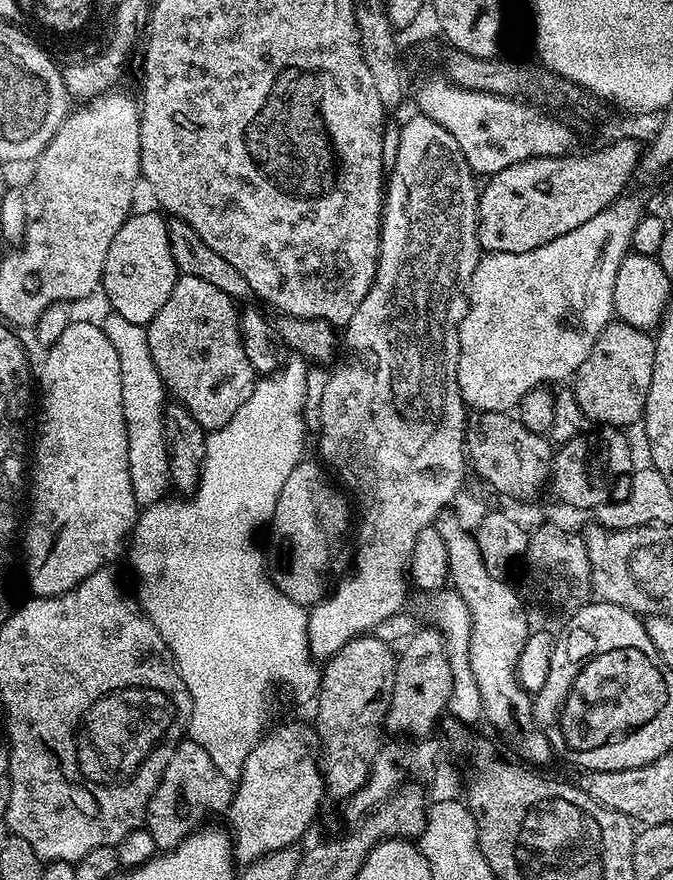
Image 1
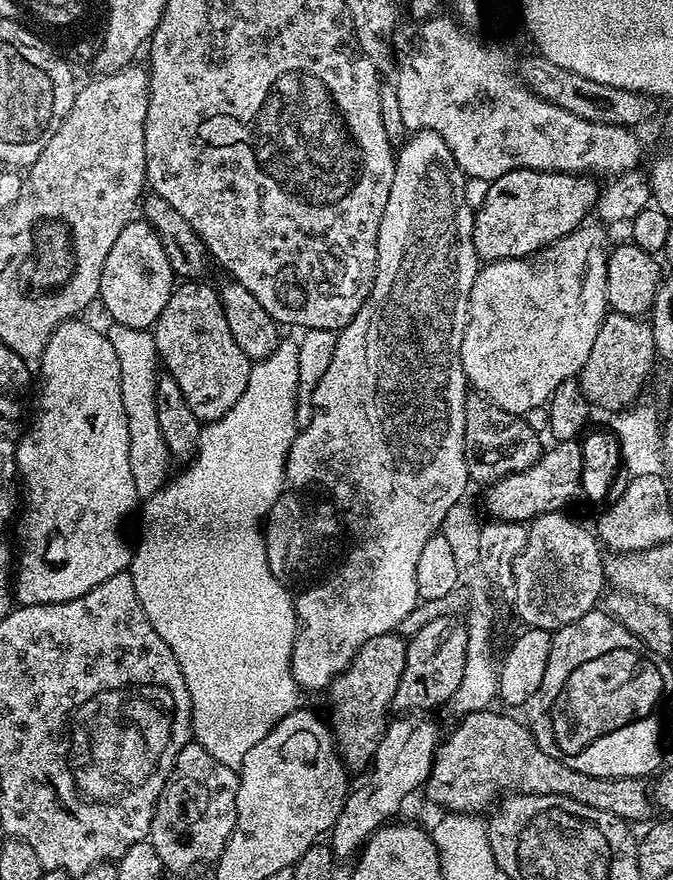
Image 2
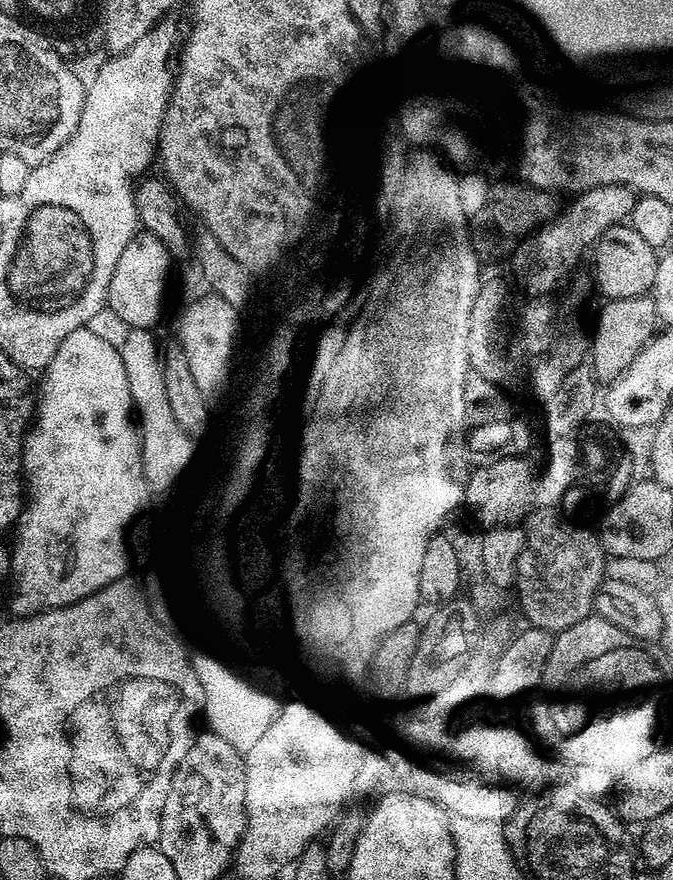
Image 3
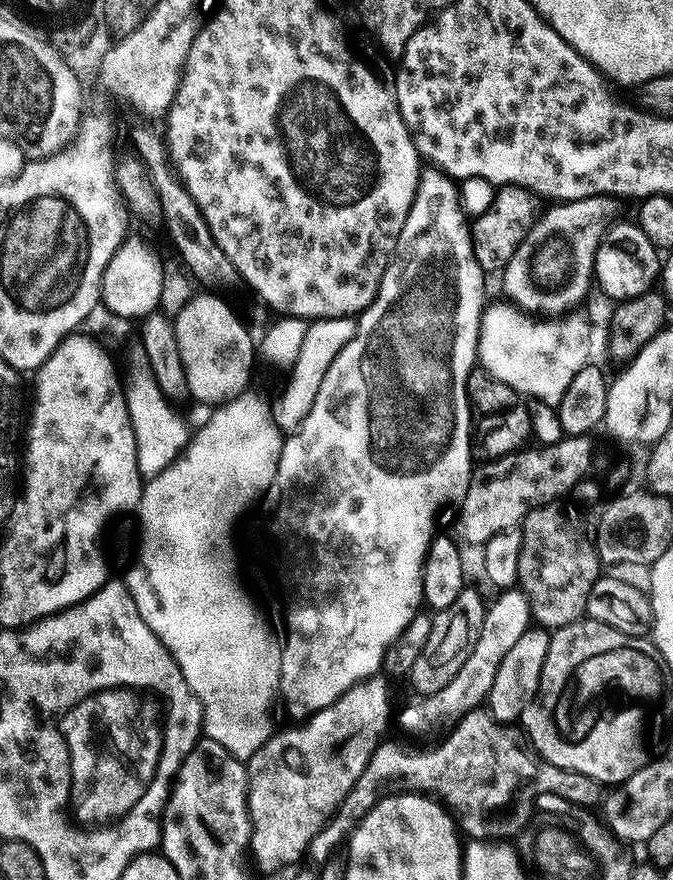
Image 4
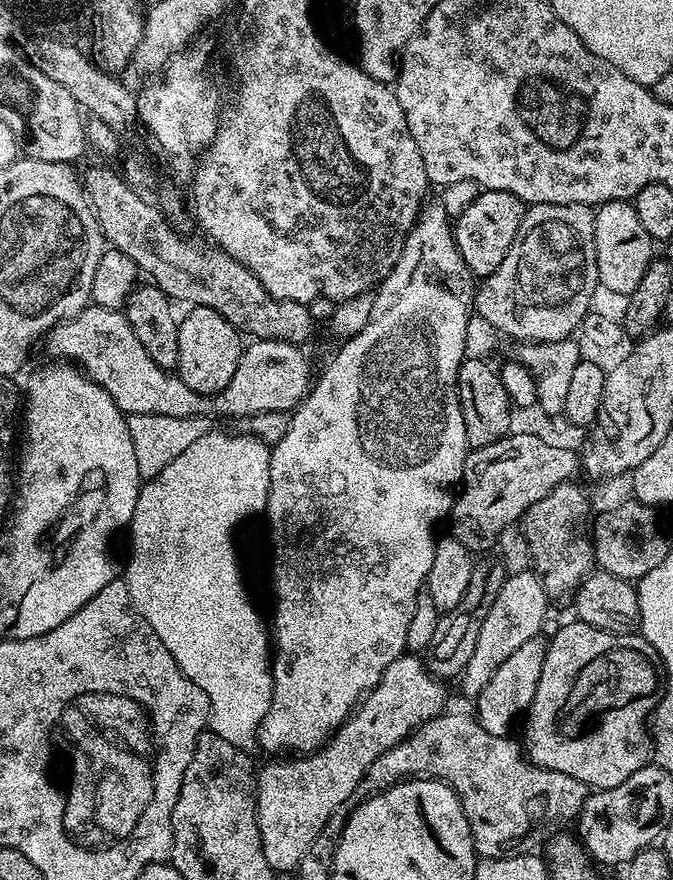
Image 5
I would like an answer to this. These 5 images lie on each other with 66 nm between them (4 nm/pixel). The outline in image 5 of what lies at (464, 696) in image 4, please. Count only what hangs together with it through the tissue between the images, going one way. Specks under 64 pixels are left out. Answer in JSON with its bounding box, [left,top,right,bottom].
[460,569,550,700]

